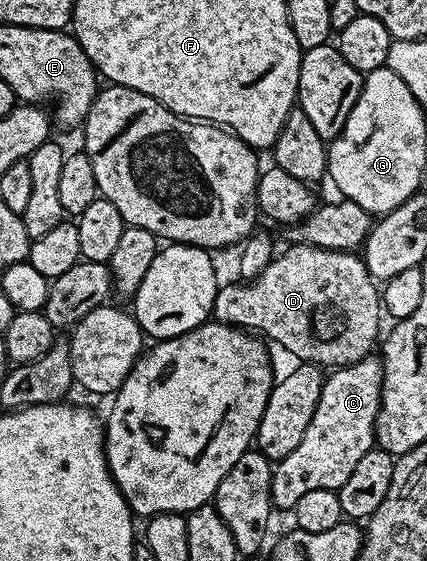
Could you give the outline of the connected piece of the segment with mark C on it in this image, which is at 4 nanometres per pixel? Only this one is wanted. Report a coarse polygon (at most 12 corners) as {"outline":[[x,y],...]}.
{"outline":[[383,363],[334,369],[305,437],[274,463],[287,512],[338,492],[376,445]]}

